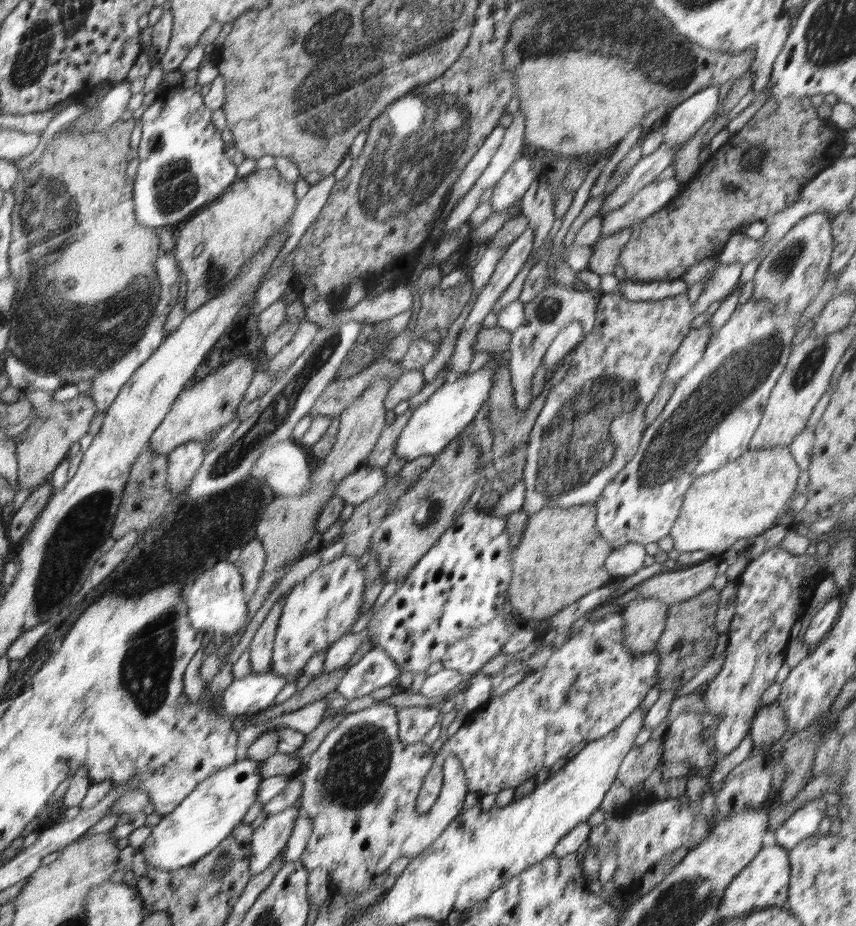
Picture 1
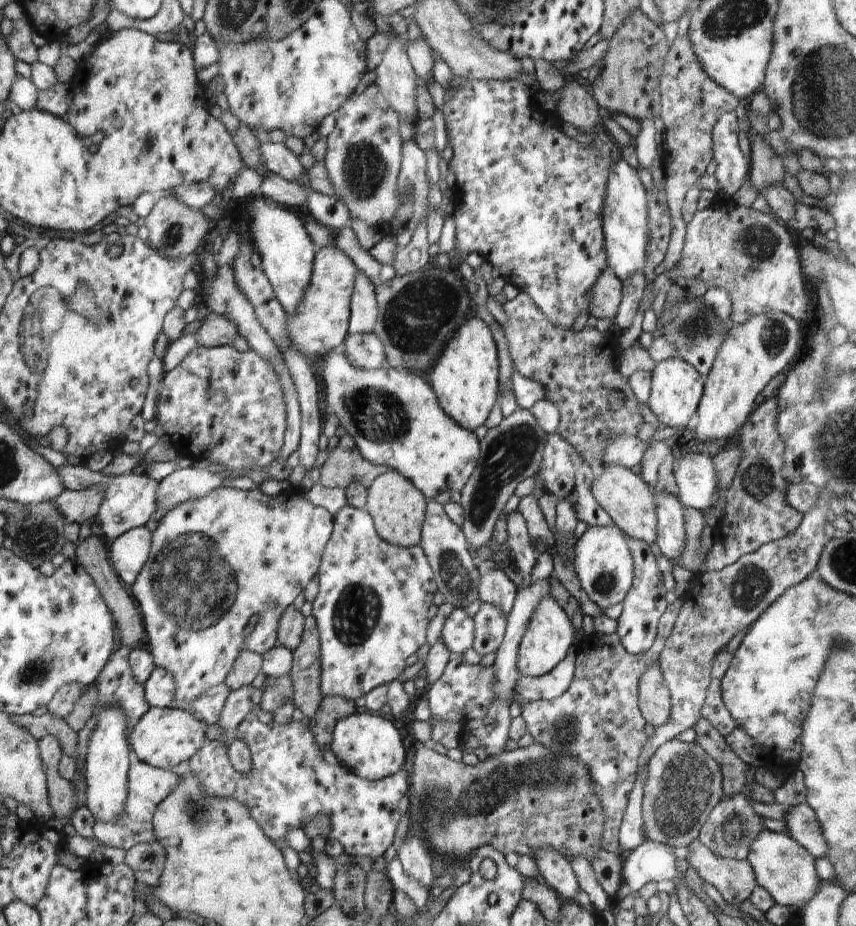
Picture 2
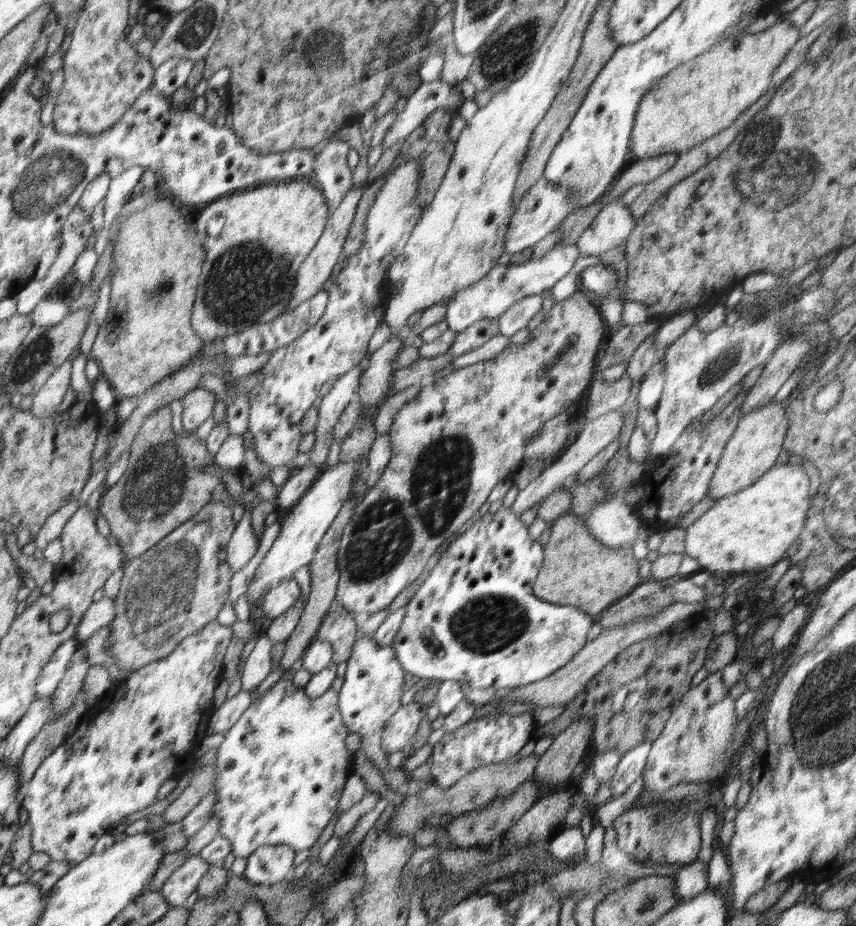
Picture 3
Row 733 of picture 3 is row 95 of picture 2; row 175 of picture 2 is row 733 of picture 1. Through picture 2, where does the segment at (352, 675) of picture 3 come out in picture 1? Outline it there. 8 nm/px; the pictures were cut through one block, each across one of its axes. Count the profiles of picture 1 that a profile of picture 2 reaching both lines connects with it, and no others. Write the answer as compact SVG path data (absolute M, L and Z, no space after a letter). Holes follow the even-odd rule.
M386 703L347 714L306 761L300 797L301 814L312 818L312 834L299 860L308 872L325 869L332 880L329 884L334 887L336 884L338 893L364 893L374 885L376 876L386 871L397 858L407 856L411 859L422 854L464 808L464 798L468 796L465 770L458 757L450 753L443 762L442 790L434 806L427 809L427 814L416 812L418 789L422 788L426 776L432 771L436 753L432 752L433 746L422 742L412 747L403 743L399 737L398 724L396 706Z

